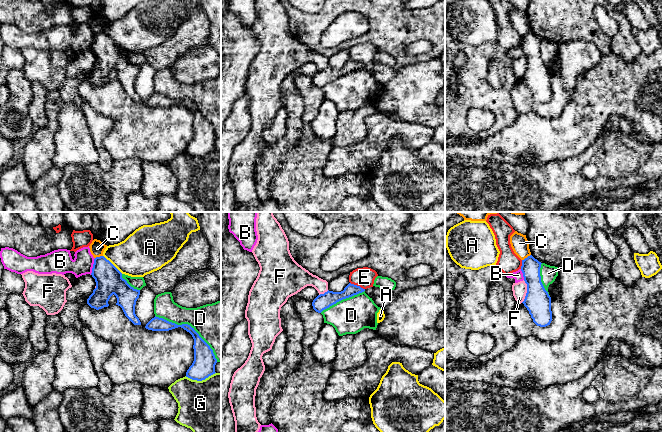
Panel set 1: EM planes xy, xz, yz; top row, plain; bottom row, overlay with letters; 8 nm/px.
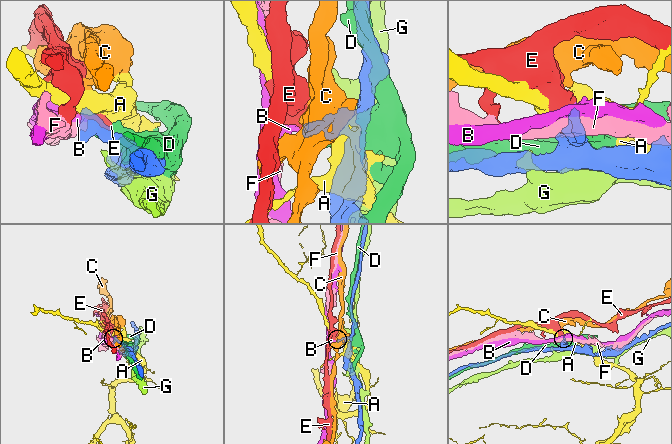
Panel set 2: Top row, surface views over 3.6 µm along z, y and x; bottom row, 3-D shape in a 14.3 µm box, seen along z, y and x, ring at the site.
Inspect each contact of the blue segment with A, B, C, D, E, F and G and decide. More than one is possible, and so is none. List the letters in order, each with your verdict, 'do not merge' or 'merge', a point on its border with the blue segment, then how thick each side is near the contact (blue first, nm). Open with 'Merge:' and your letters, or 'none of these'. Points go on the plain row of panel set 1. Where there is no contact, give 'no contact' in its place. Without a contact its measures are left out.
Merge: none of these
A: do not merge | xy (112, 40) | 220/340 nm
B: do not merge | xy (93, 42) | 220/170 nm
C: do not merge | yz (527, 33) | 150/140 nm
D: do not merge | xy (190, 102) | 160/360 nm
E: do not merge | xz (356, 61) | 120/160 nm
F: do not merge | yz (527, 67) | 200/120 nm
G: do not merge | xy (200, 156) | 190/480 nm

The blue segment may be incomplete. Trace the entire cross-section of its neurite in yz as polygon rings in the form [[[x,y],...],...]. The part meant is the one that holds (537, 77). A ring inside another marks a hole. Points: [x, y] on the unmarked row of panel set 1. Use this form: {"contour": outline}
{"contour": [[[532,31],[522,36],[521,47],[527,60],[527,69],[522,79],[529,87],[533,98],[537,102],[546,103],[552,97],[551,73],[541,58],[541,40]]]}

